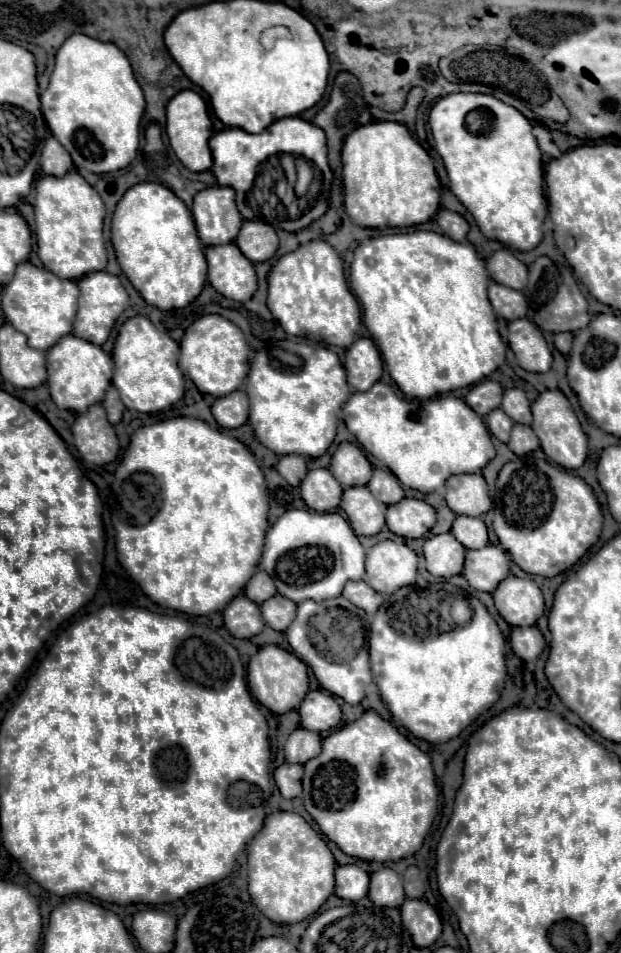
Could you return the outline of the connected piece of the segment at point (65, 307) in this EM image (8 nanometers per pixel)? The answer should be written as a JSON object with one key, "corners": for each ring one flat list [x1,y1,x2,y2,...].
{"corners":[[31,262,17,266,13,280,4,287,1,306,7,322,27,336,29,346,35,350,49,350,59,338,71,334,77,312,79,288,73,280,63,280,49,270,41,270]]}

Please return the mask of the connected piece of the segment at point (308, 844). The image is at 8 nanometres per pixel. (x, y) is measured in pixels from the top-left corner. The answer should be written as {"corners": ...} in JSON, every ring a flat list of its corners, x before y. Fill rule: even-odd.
{"corners":[[295,812,267,816,263,830,249,842,249,894,261,914,277,924,297,924,315,914,335,888,335,858,327,842]]}

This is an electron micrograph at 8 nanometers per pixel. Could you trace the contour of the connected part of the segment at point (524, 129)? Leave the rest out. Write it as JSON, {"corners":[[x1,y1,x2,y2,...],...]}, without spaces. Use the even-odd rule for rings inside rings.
{"corners":[[449,94,441,98,429,114,435,150,443,158,451,192,471,212,479,230,513,250,533,250,543,240,543,220,547,216,547,200,543,194,543,168,541,150,531,132,529,120,513,106,489,94]]}

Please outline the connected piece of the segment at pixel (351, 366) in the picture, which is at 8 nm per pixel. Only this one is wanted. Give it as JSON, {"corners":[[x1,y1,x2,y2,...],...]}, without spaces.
{"corners":[[357,338,345,354,347,382,353,390,369,390,383,374,381,354,371,338]]}

